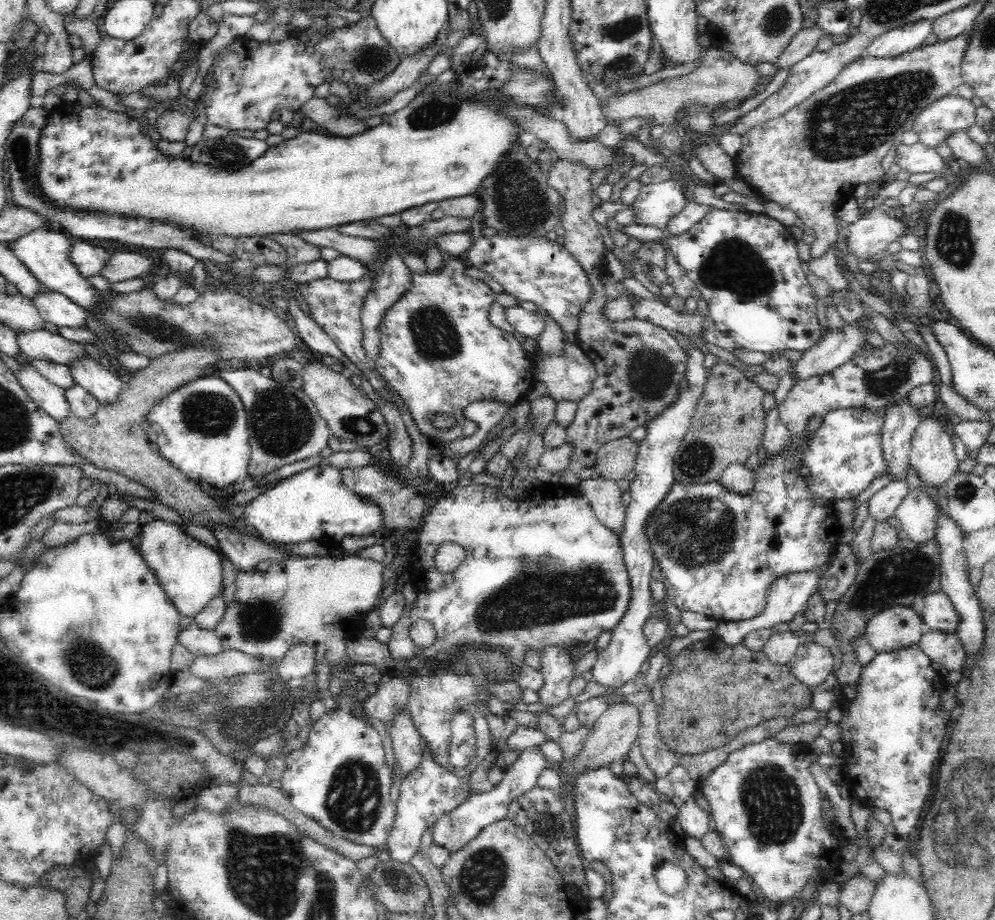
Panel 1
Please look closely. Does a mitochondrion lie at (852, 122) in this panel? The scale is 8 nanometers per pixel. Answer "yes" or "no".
yes

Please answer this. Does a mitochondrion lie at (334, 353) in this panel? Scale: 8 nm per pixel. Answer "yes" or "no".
no

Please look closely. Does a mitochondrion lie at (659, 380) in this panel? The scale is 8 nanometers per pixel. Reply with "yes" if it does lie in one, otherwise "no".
yes

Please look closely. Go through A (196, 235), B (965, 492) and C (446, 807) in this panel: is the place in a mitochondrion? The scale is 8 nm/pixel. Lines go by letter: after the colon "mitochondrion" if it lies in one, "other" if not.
A: other
B: mitochondrion
C: other

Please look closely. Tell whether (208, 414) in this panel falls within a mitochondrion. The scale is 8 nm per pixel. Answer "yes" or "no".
yes

